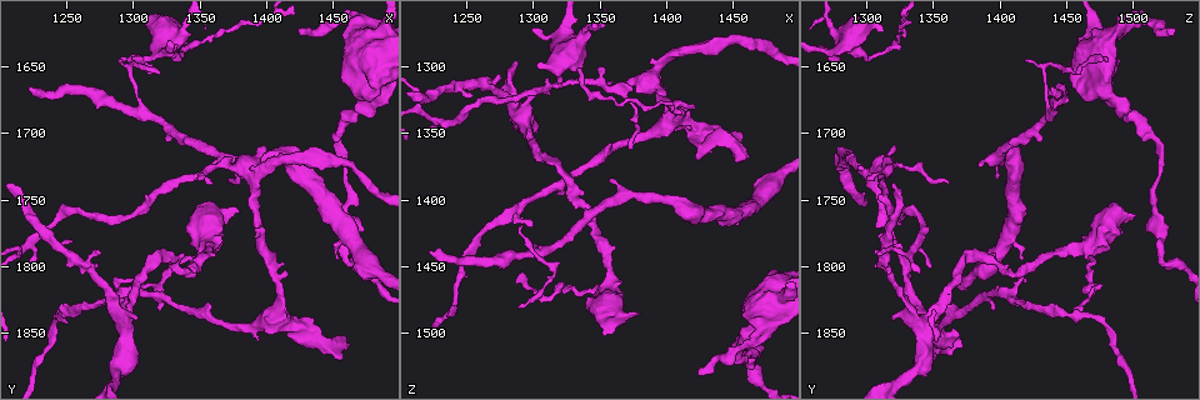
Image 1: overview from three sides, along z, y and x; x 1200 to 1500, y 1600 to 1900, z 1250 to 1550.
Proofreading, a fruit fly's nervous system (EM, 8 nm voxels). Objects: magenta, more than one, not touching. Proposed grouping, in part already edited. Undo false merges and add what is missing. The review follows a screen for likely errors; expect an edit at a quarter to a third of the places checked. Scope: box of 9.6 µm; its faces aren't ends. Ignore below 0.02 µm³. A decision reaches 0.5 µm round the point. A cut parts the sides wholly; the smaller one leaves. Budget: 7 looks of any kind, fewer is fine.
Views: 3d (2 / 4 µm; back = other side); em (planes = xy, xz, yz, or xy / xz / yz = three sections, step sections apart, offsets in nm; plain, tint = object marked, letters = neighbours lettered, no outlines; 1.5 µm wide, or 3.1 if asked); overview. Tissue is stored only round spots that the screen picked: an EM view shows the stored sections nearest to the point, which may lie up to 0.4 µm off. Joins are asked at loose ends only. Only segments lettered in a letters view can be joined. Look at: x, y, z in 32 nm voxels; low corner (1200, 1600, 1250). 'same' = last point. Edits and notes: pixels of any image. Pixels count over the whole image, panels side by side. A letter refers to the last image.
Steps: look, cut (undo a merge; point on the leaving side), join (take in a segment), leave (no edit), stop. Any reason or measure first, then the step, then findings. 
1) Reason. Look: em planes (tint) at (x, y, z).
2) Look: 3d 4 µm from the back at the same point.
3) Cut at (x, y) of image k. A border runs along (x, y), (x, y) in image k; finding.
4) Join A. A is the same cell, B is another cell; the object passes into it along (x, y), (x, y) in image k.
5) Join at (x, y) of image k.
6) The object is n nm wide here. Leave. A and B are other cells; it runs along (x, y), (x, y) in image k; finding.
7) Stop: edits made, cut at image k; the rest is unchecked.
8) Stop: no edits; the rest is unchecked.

Sharp bend. Look: em planes (tint) at (1320, 1792, 1374).

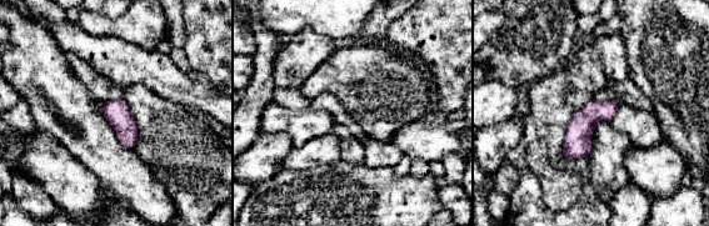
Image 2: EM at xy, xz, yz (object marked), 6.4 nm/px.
Look: em planes (letters) at the same point.

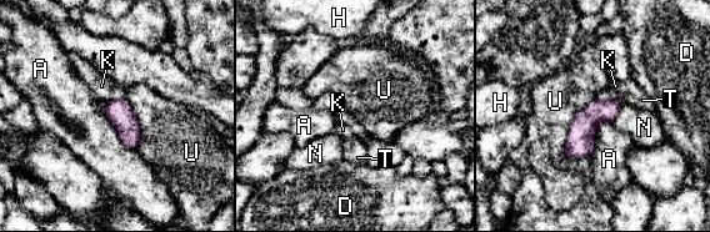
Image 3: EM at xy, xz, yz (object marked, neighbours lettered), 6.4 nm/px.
The longest contact is with U, 380 nm. Leave. A, D, H, K, N, T and U are other cells; it runs along (618, 102), (603, 110), (566, 154) in image 3; continuous, no second neuron.

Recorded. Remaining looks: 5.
Long arm stops here. Look: em planes (letters) at (1224, 1666, 1438).

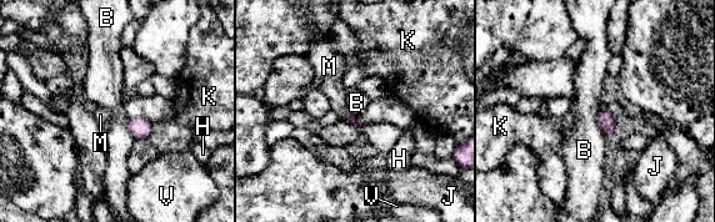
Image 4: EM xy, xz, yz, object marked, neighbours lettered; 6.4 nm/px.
Join M. M is the same cell, B, H, J, K and V are other cells; the object passes into it along (351, 119), (345, 115), (331, 79) in image 4; the neuron continues.

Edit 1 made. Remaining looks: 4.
Free end. Look: 3d 4 µm at (1458, 1852, 1370).

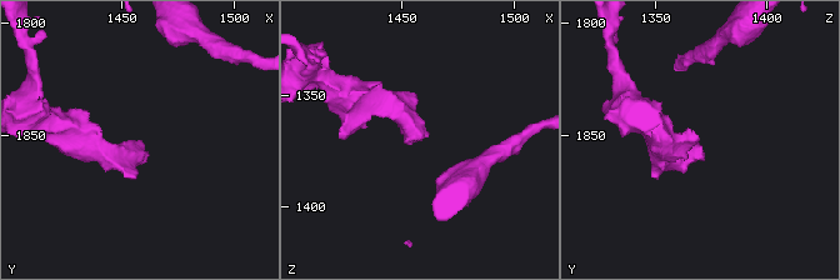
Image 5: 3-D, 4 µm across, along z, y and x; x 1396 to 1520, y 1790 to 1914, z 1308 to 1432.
Look: em planes (plain) at (1460, 1854, 1370).

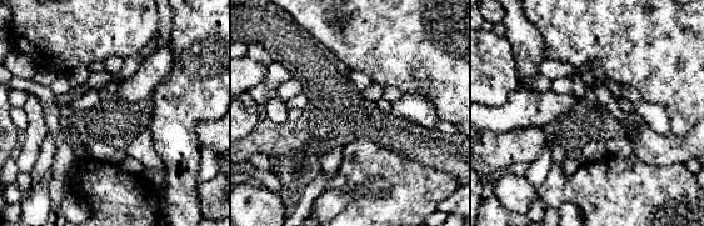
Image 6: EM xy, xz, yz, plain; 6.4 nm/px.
Look: em planes (letters) at the same point.

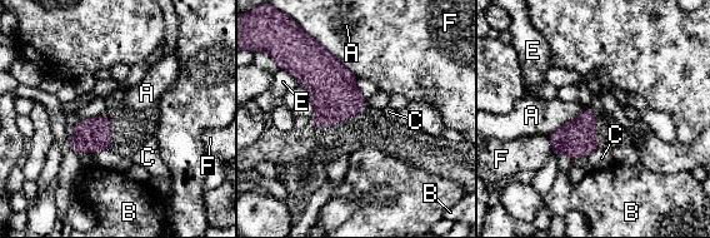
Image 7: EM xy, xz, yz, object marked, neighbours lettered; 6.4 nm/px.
Leave. A, B, C, E and F are other cells; a border runs along (584, 108), (548, 134) in image 7; no lettered segment goes on from it.

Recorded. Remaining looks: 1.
Stop: edits made, join at image 4; the rest is unchecked.

